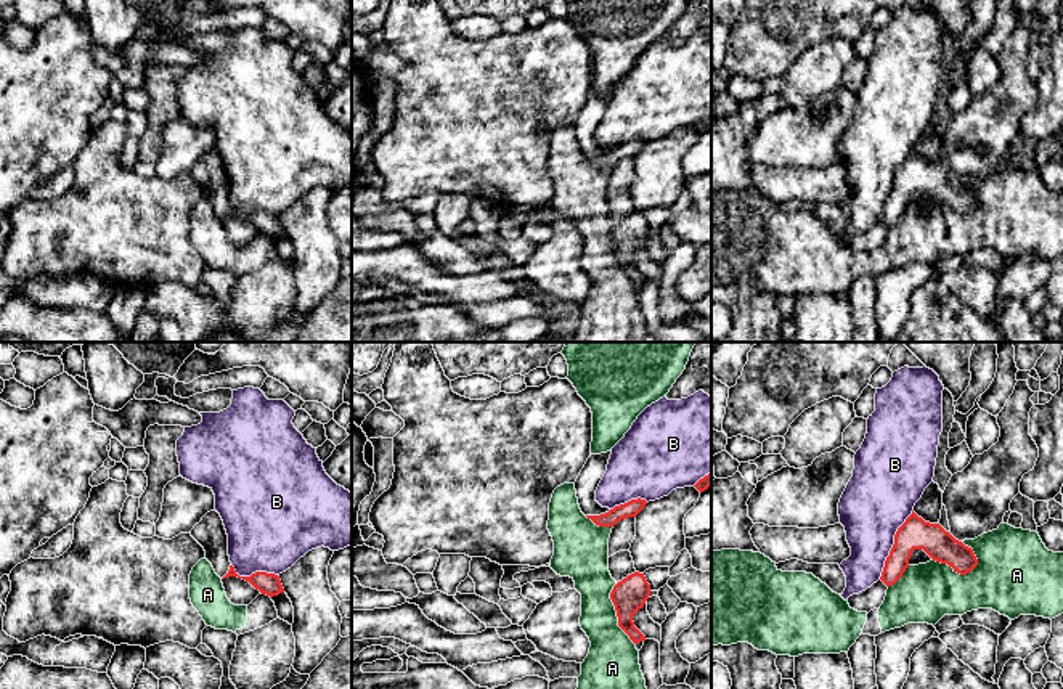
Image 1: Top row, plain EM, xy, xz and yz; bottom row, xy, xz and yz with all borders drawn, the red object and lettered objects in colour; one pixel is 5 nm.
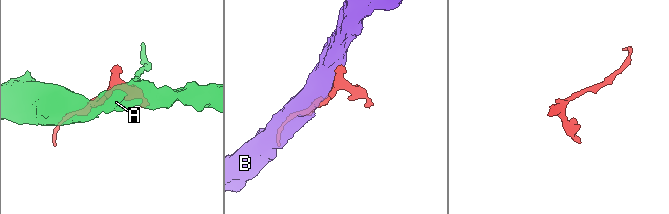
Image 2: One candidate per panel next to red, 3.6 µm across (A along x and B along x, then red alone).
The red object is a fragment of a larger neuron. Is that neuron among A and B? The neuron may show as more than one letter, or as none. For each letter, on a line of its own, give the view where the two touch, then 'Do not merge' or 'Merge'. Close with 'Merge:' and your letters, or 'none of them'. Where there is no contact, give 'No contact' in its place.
A: Touches red in yz. Do not merge
B: Touches red in yz. Do not merge
Merge: none of them

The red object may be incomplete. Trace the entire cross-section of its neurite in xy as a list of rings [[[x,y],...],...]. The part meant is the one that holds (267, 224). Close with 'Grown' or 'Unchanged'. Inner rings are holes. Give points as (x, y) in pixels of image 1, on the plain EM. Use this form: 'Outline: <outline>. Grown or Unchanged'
Outline: [[[214,149],[210,153],[207,153],[202,161],[199,164],[194,165],[194,169],[189,172],[191,177],[204,188],[206,191],[206,199],[212,204],[215,214],[220,217],[220,218],[228,218],[228,217],[238,217],[238,218],[242,218],[246,222],[249,222],[255,230],[259,230],[262,234],[267,234],[270,238],[273,236],[278,236],[279,233],[284,233],[284,228],[281,225],[281,220],[278,215],[275,214],[267,214],[267,212],[255,212],[252,214],[250,217],[239,217],[234,210],[234,207],[231,206],[230,202],[230,196],[228,196],[228,175],[226,175],[226,170],[225,170],[225,165],[223,165],[223,161],[220,157],[220,154]]]. Grown

